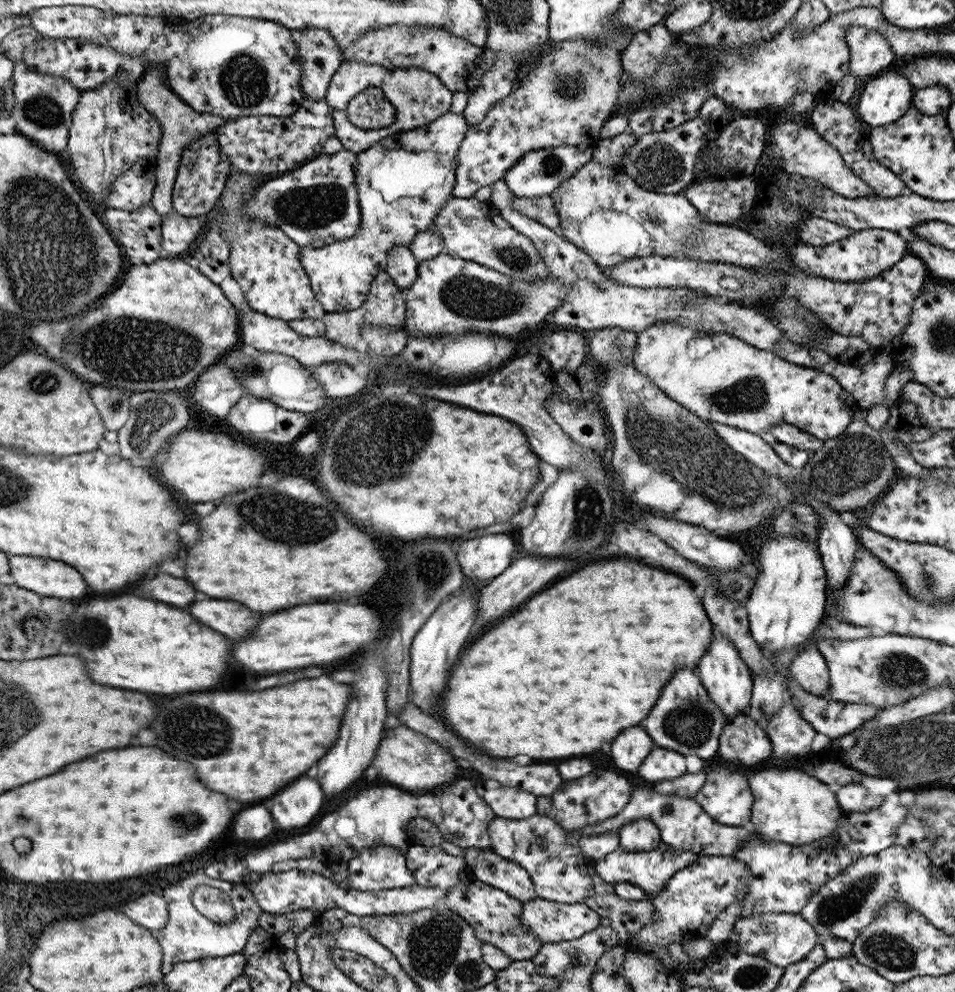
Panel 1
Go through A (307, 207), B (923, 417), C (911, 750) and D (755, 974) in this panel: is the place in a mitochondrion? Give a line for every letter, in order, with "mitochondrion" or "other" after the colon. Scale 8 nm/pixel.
A: mitochondrion
B: other
C: mitochondrion
D: mitochondrion

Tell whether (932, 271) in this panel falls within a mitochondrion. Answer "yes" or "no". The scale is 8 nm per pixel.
no

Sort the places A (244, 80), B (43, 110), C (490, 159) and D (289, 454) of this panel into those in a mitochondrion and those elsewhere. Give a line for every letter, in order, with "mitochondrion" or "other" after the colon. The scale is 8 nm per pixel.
A: mitochondrion
B: mitochondrion
C: other
D: other

